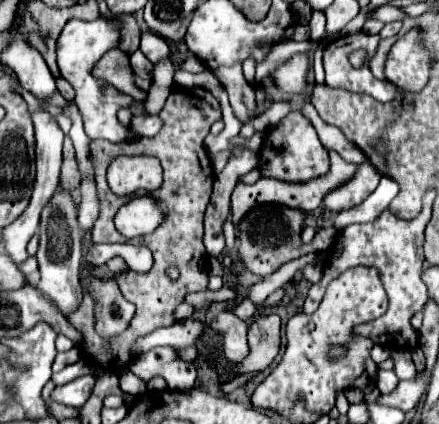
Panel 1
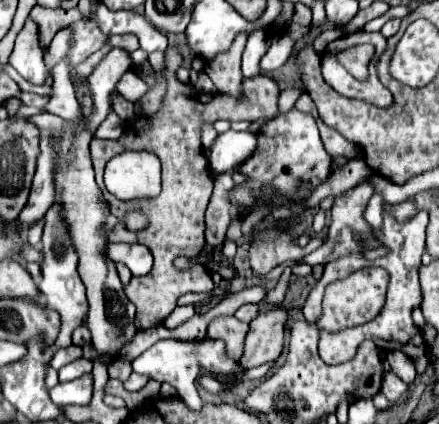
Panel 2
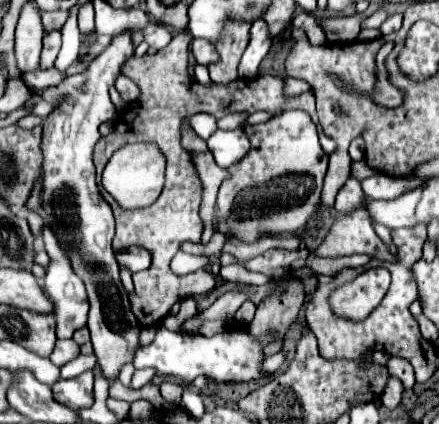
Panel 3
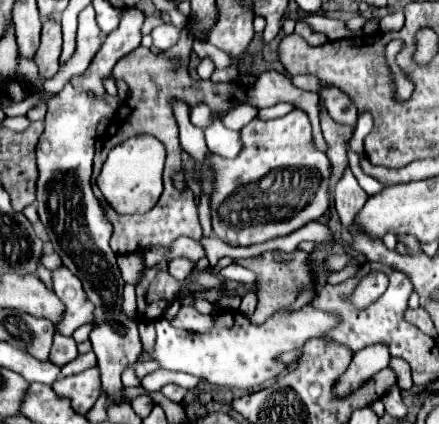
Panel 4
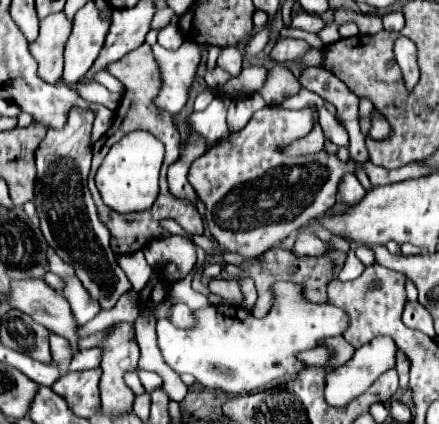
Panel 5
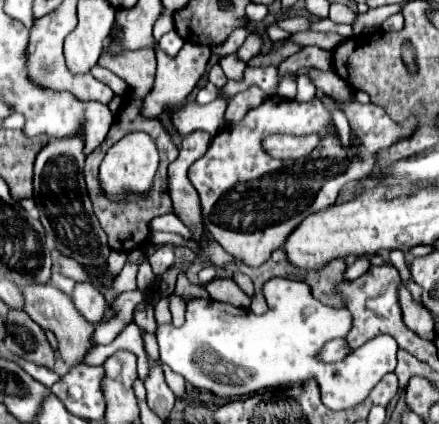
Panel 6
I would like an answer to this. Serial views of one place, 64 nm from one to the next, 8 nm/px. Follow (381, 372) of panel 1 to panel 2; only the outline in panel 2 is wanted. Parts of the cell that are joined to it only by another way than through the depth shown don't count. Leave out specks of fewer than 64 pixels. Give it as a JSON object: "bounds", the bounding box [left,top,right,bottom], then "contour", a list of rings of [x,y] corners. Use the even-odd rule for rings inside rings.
{"bounds":[380,372,406,400],"contour":[[[385,372],[380,391],[388,396],[388,400],[396,400],[400,392],[406,390],[406,384],[398,380],[392,372]]]}

